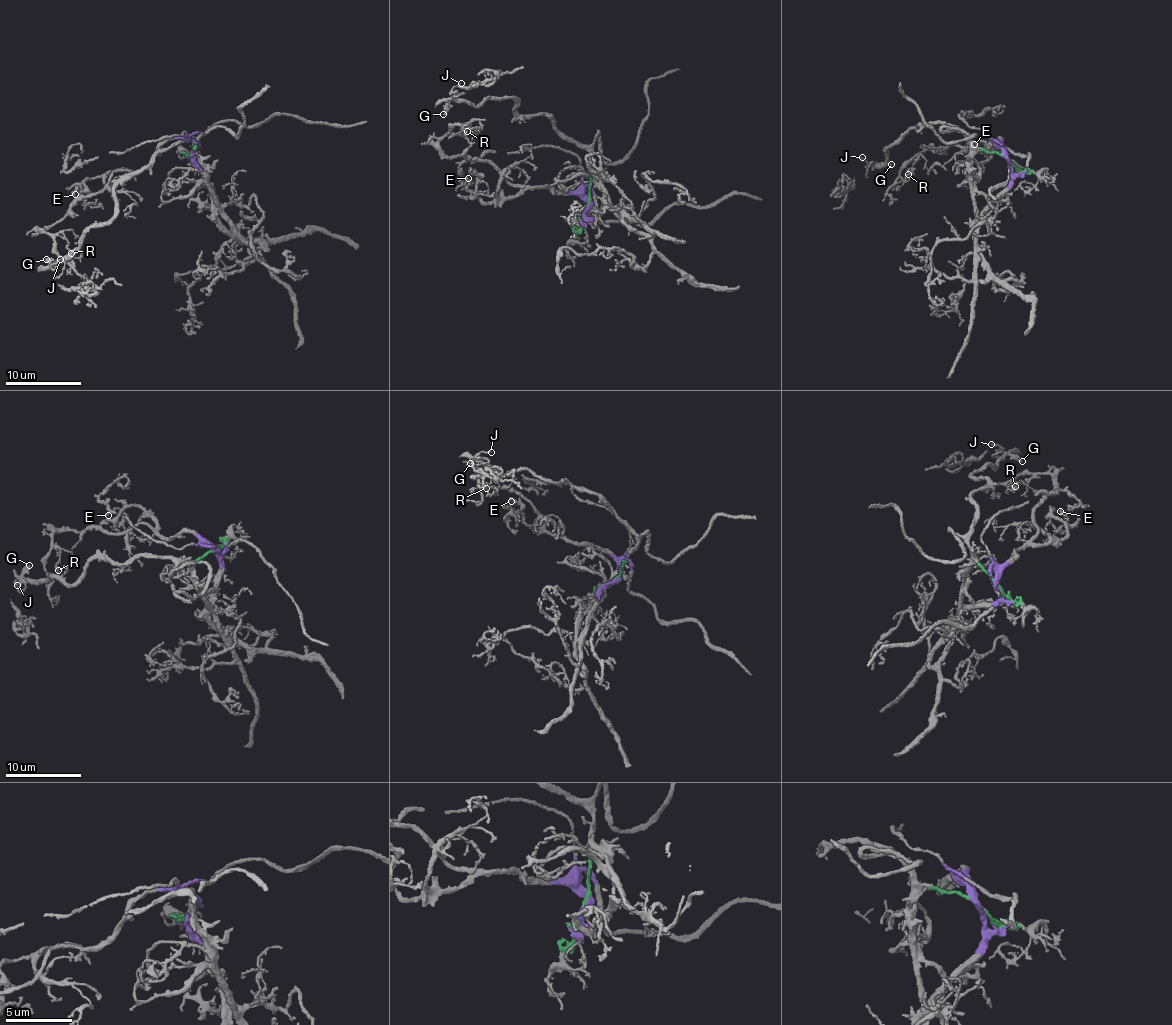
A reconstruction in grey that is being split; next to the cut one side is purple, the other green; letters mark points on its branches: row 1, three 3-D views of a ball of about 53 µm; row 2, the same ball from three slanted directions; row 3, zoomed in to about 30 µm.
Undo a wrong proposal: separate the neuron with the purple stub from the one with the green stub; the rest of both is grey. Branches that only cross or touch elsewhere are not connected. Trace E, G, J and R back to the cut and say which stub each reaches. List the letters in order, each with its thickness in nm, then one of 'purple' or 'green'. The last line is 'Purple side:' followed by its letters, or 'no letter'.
E: calibre 130 nm; purple
G: calibre 220 nm; green
J: calibre 150 nm; green
R: calibre 200 nm; purple
Purple side: E, R

